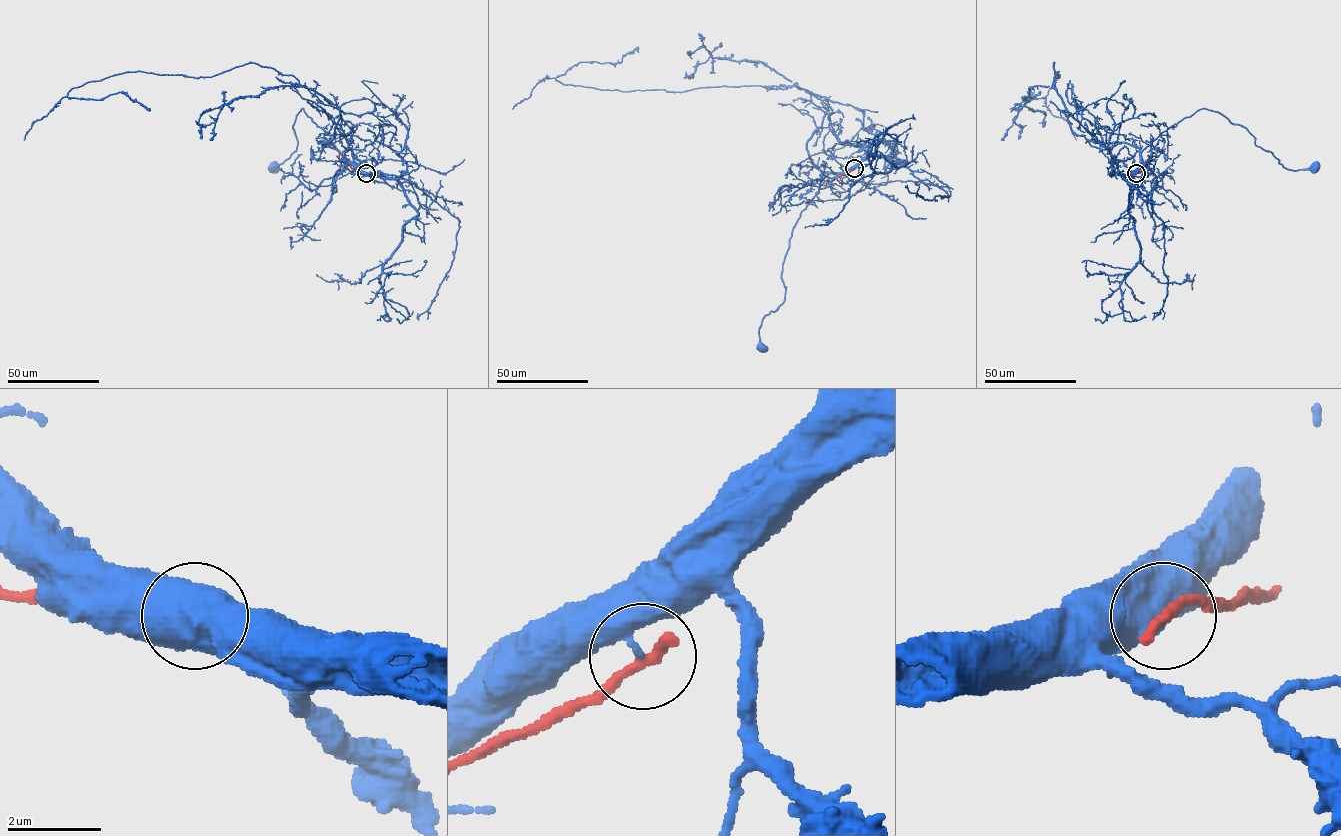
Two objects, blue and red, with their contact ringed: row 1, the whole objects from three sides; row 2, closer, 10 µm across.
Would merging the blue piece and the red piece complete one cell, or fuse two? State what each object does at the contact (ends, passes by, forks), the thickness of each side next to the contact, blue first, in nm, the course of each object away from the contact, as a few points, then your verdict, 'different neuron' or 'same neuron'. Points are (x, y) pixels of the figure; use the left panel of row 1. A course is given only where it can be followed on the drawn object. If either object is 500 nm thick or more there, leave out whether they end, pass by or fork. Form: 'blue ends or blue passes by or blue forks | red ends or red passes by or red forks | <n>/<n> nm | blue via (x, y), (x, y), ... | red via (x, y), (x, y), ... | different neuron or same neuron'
blue ends | red ends | 280/300 nm | blue via (366, 173), (362, 173), (335, 147), (330, 134), (318, 126), (303, 108), (293, 125), (296, 150), (272, 168) | red via (366, 173), (356, 171), (336, 155) | different neuron

